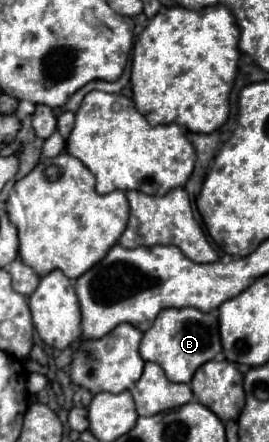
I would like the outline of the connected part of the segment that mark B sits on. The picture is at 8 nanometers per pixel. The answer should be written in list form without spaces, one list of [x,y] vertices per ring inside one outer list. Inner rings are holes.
[[[163,309],[153,325],[143,333],[139,355],[143,361],[153,361],[163,367],[173,383],[189,383],[195,371],[221,353],[219,311],[203,313],[199,309]]]

